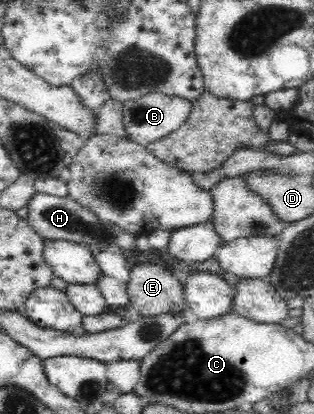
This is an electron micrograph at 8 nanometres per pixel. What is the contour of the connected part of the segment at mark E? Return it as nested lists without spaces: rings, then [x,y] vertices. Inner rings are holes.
[[[143,262],[131,266],[129,282],[127,282],[127,296],[129,306],[137,308],[142,317],[177,313],[185,309],[184,287],[180,274],[155,263]]]

